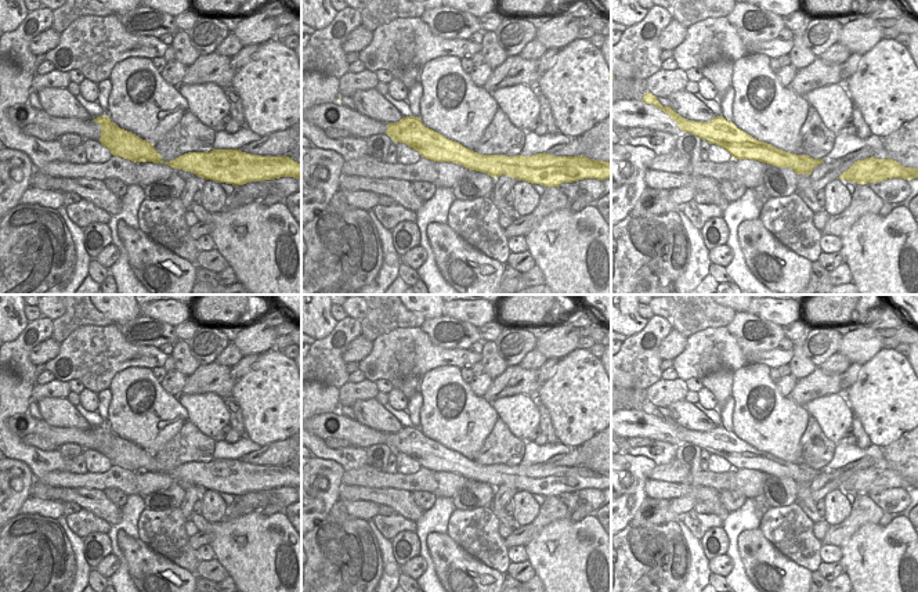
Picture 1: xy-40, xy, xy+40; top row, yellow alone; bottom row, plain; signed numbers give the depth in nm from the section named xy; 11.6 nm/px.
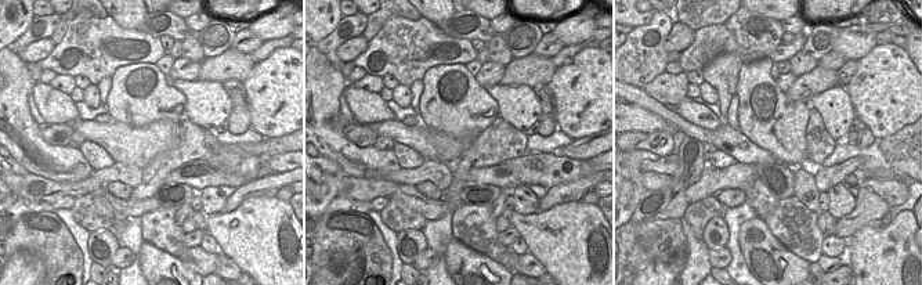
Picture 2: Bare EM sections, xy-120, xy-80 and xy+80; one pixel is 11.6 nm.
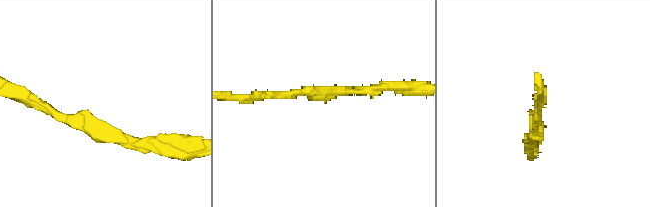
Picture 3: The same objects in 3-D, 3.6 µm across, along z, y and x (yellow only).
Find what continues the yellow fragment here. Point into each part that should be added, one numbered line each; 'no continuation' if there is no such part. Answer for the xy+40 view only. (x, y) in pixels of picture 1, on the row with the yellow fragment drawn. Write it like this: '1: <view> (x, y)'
no continuation

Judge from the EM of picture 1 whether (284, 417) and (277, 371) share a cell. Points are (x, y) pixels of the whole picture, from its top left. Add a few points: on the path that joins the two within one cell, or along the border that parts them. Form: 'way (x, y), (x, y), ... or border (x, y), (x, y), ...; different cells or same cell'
way (279, 405), (279, 382); same cell

